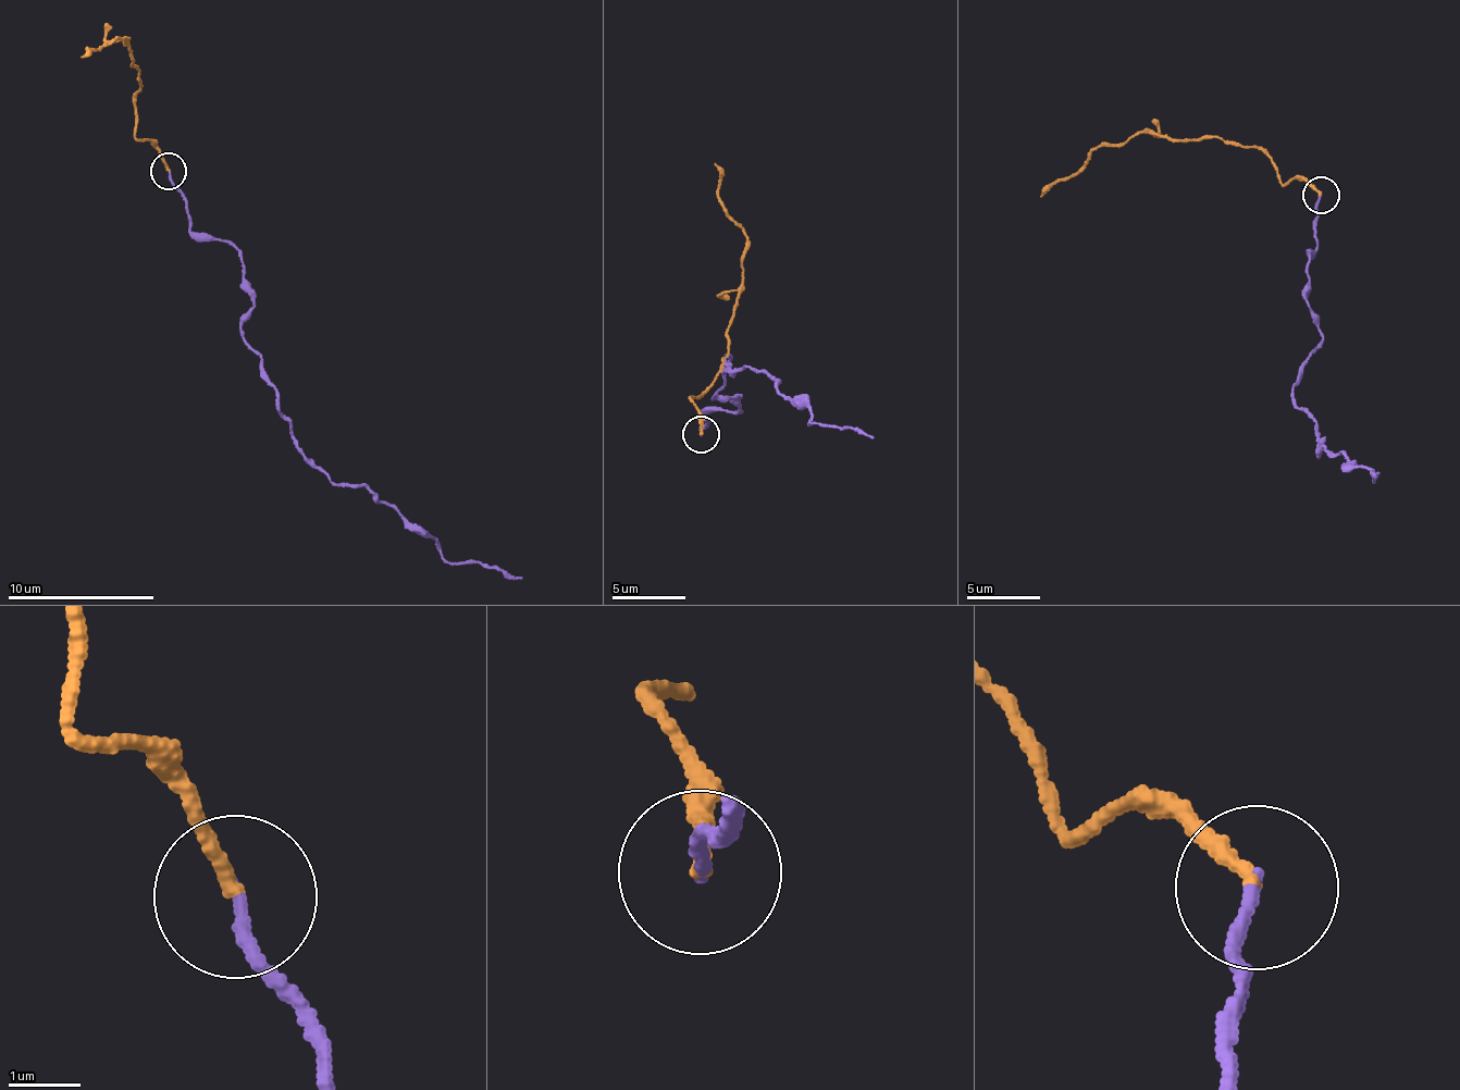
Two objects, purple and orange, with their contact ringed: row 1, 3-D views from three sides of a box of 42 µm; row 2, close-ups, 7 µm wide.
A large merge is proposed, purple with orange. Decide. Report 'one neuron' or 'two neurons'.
two neurons

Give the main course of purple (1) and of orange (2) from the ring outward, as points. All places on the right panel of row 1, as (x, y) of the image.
1: (1320, 196), (1307, 249), (1322, 343), (1295, 406), (1316, 424), (1321, 456), (1339, 450), (1373, 480), (1381, 471)
2: (1320, 196), (1301, 180), (1279, 182), (1270, 158), (1236, 141), (1148, 132), (1091, 148), (1071, 178), (1039, 196)

